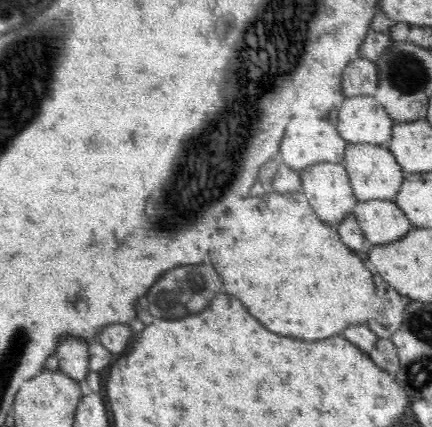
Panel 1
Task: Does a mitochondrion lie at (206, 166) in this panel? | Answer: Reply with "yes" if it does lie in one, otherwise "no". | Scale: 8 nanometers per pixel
yes

